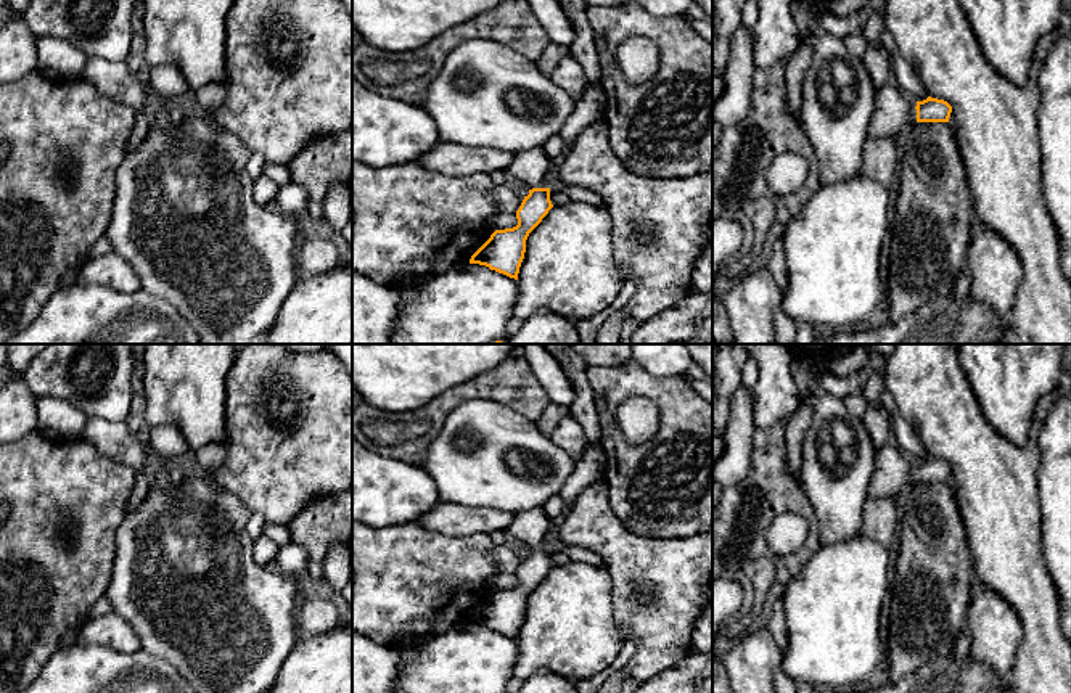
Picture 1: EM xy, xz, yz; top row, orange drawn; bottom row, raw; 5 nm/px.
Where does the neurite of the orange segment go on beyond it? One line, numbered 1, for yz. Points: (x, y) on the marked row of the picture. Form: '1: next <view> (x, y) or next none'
1: next yz (894, 110)

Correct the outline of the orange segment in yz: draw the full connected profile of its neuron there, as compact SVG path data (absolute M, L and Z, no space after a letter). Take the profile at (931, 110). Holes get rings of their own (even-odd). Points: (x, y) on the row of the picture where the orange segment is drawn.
M884 84L876 92L875 114L868 125L868 138L894 135L905 125L917 122L949 122L952 106L938 98L928 96L915 101L904 92Z

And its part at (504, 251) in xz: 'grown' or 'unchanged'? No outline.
grown

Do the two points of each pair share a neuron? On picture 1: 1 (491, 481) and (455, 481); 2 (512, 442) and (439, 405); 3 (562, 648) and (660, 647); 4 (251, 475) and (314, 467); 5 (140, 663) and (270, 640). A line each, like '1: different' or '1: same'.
1: same
2: different
3: different
4: same
5: different

